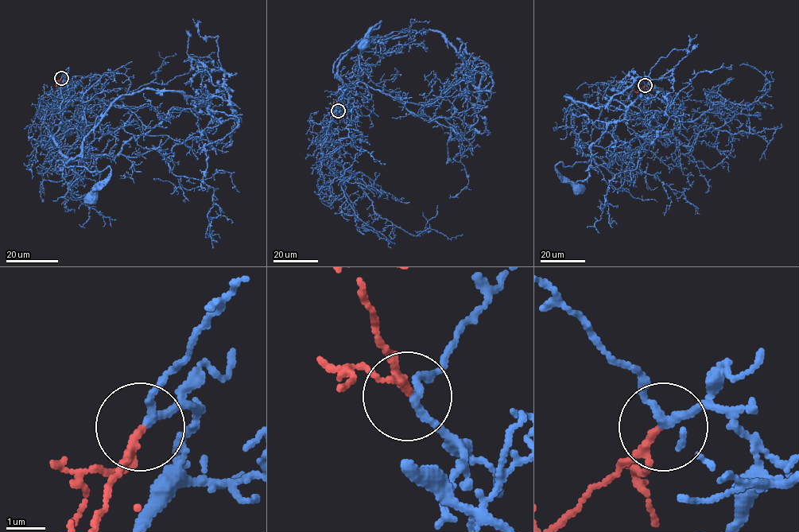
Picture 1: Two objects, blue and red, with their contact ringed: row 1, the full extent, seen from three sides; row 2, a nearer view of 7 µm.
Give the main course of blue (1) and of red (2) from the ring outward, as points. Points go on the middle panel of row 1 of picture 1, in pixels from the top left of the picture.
1: (338, 111), (340, 116), (339, 103), (331, 117), (345, 88), (333, 65), (381, 21), (369, 29), (364, 43)
2: (338, 111), (334, 102), (337, 99)

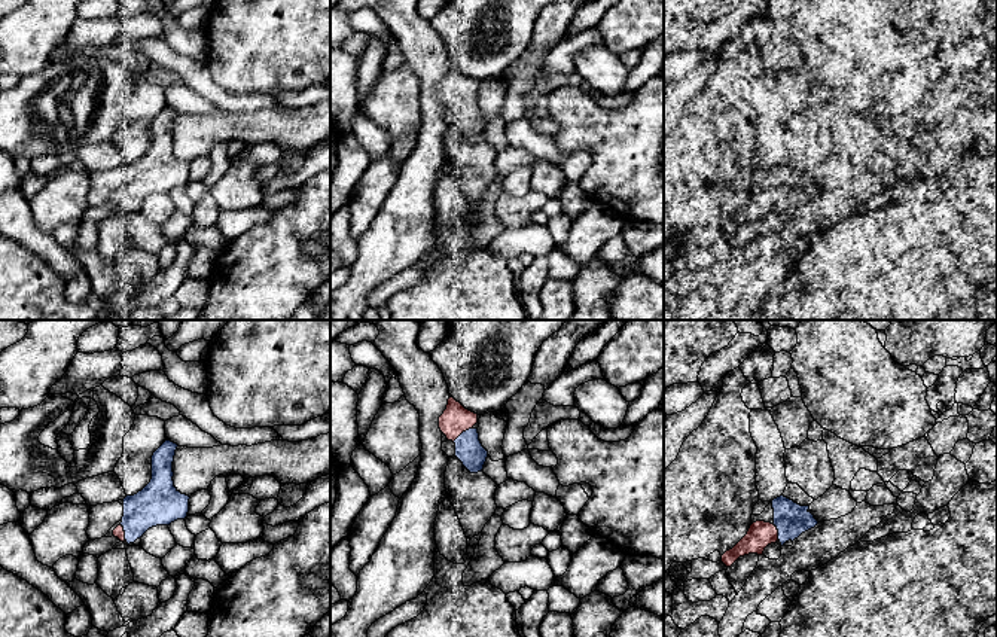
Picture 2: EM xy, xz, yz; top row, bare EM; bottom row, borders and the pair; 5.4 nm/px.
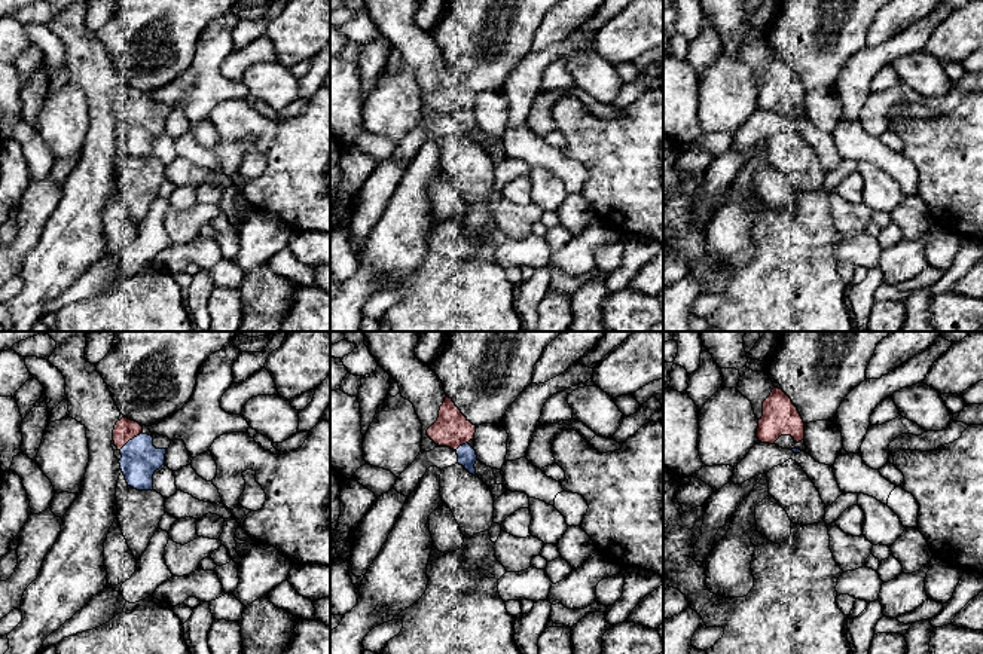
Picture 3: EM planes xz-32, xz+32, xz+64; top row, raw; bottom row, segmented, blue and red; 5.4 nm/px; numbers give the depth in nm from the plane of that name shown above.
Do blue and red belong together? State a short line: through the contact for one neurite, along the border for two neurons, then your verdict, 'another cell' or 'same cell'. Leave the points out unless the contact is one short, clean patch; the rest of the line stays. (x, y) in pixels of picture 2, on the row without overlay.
same cell

